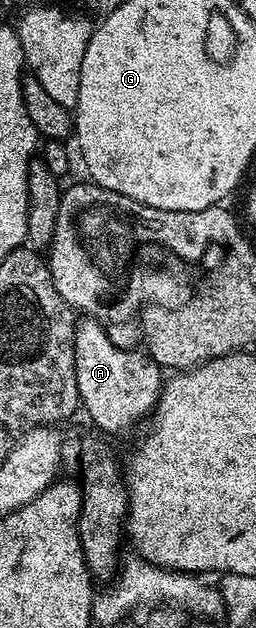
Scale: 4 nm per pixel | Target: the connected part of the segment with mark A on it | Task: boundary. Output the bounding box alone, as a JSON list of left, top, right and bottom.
[74,318,162,432]

